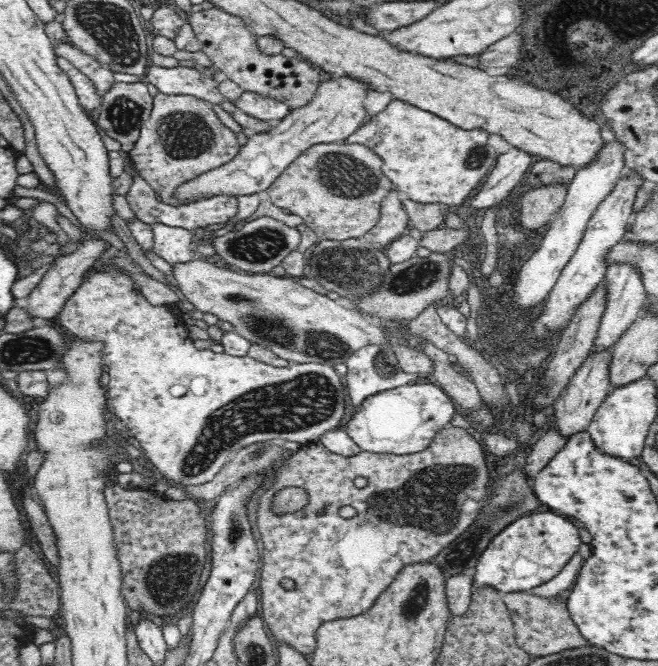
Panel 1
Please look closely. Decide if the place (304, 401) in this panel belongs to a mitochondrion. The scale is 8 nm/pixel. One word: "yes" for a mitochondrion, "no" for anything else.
yes

